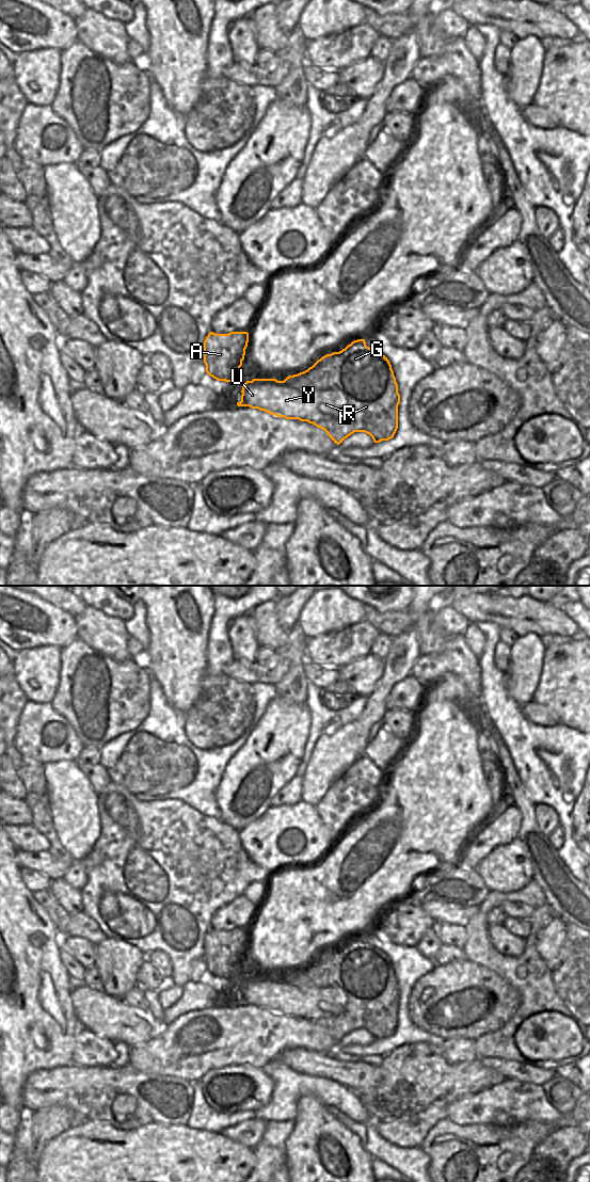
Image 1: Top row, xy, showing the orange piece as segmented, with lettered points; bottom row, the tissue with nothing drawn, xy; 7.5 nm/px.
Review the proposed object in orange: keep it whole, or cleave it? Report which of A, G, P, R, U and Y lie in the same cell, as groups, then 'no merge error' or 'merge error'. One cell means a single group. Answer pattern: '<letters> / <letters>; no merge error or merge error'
A G P / R U Y; merge error

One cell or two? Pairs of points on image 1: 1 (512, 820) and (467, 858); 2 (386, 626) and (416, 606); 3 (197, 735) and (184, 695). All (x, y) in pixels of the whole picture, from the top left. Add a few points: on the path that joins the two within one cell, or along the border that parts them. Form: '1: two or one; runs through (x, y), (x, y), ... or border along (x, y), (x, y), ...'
1: one; runs through (501, 830), (492, 834), (478, 847)
2: two; border along (407, 608), (414, 612), (430, 610)
3: two; border along (201, 686), (197, 699), (185, 714)

